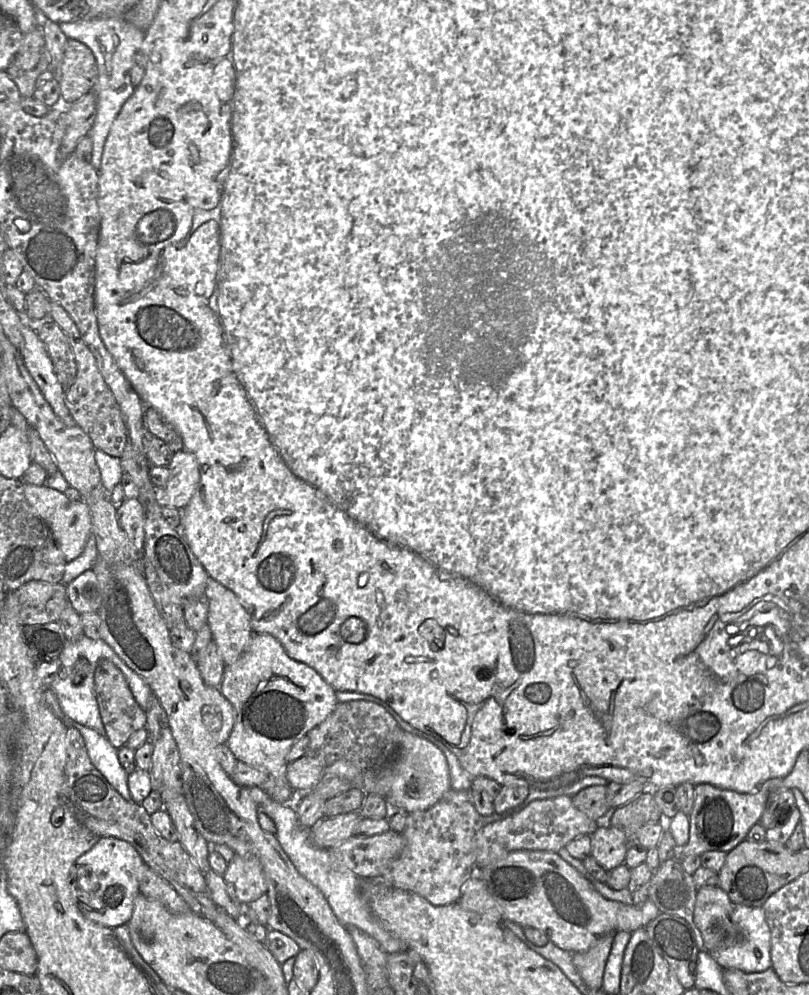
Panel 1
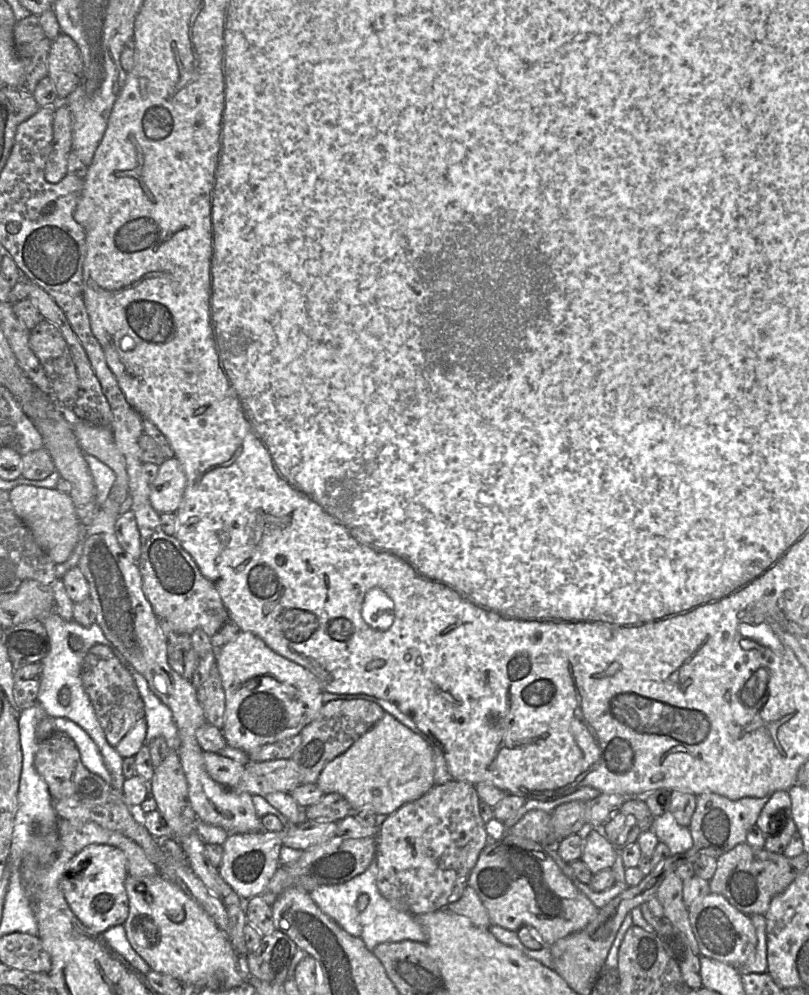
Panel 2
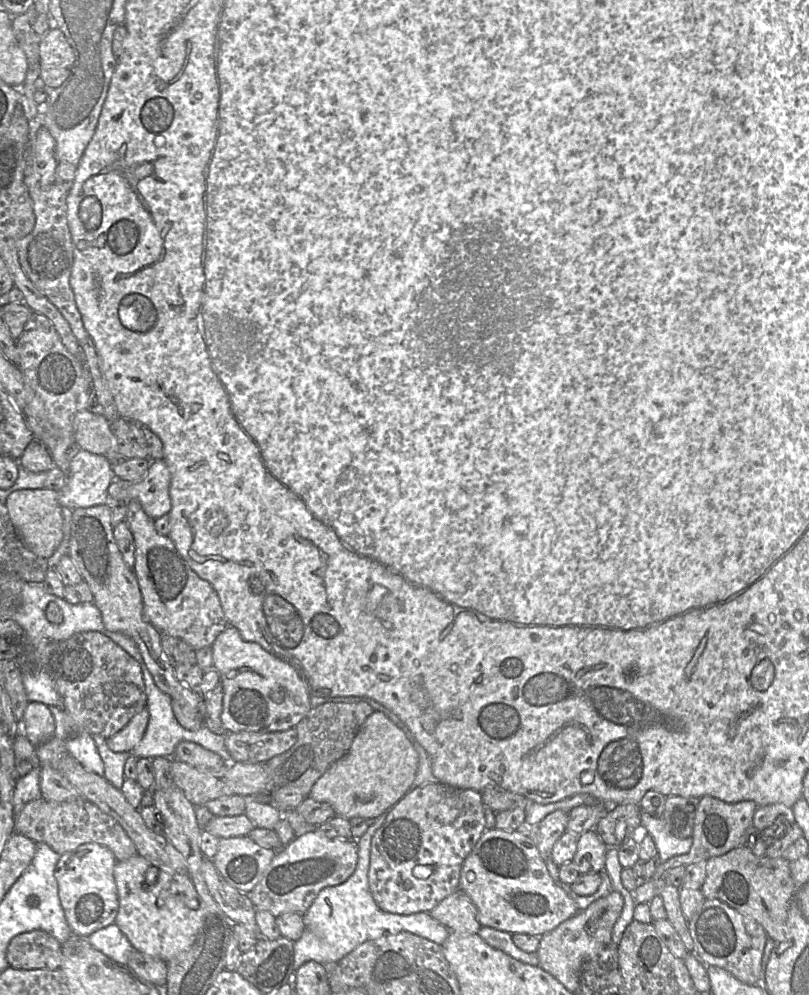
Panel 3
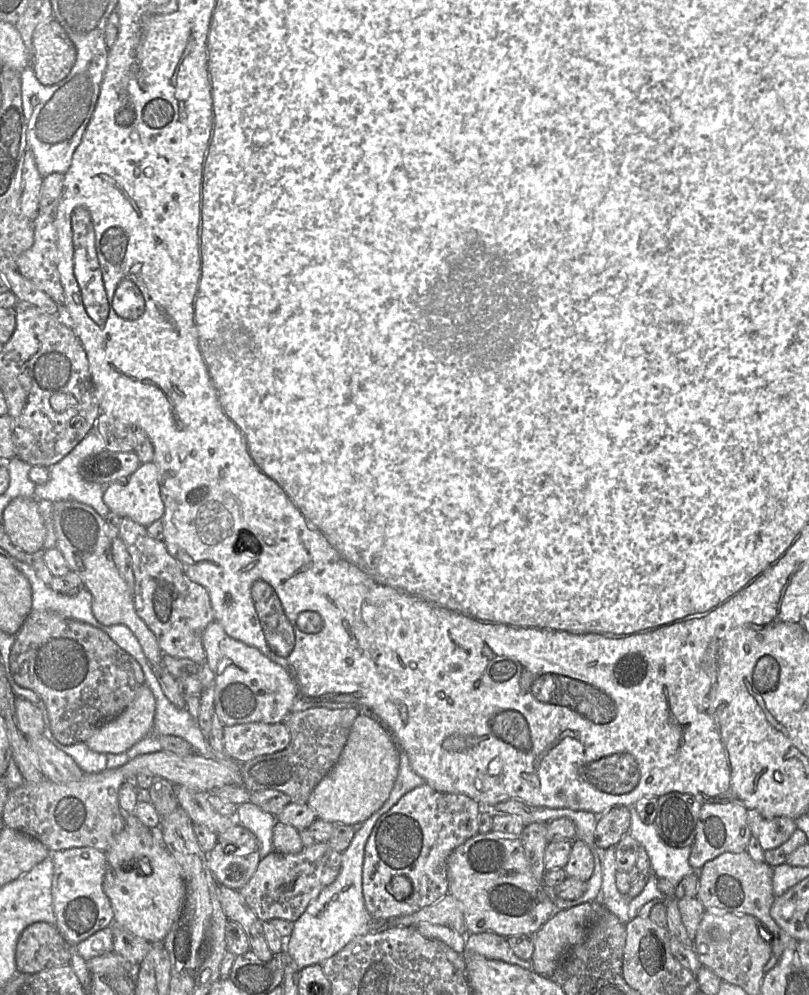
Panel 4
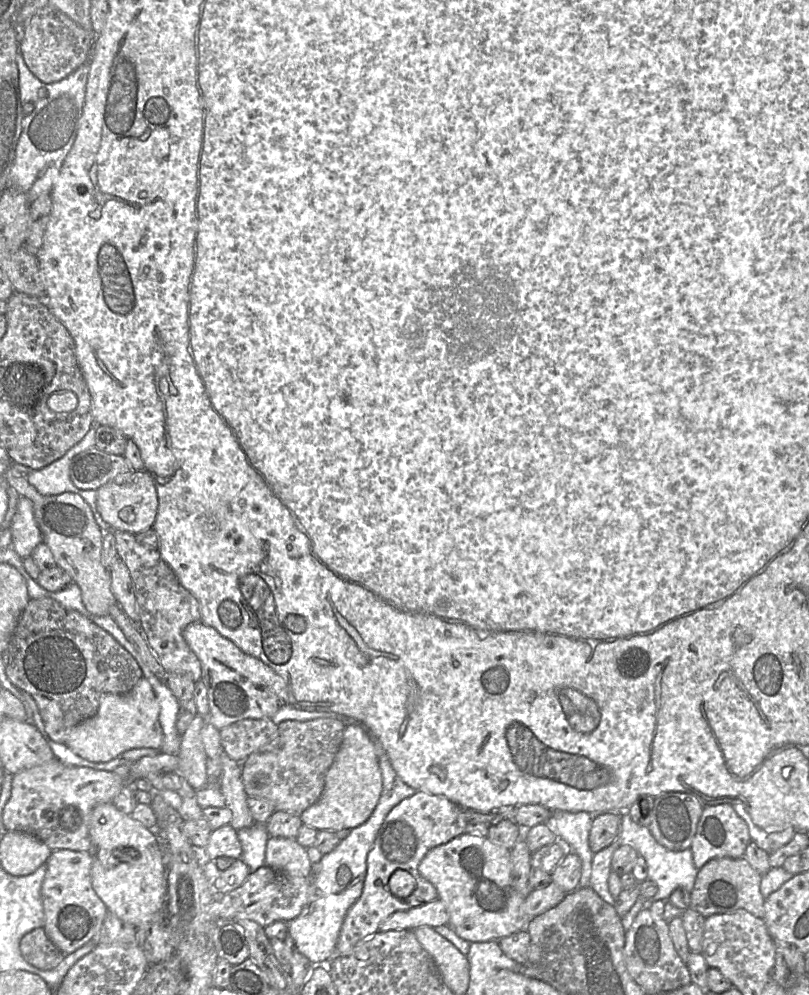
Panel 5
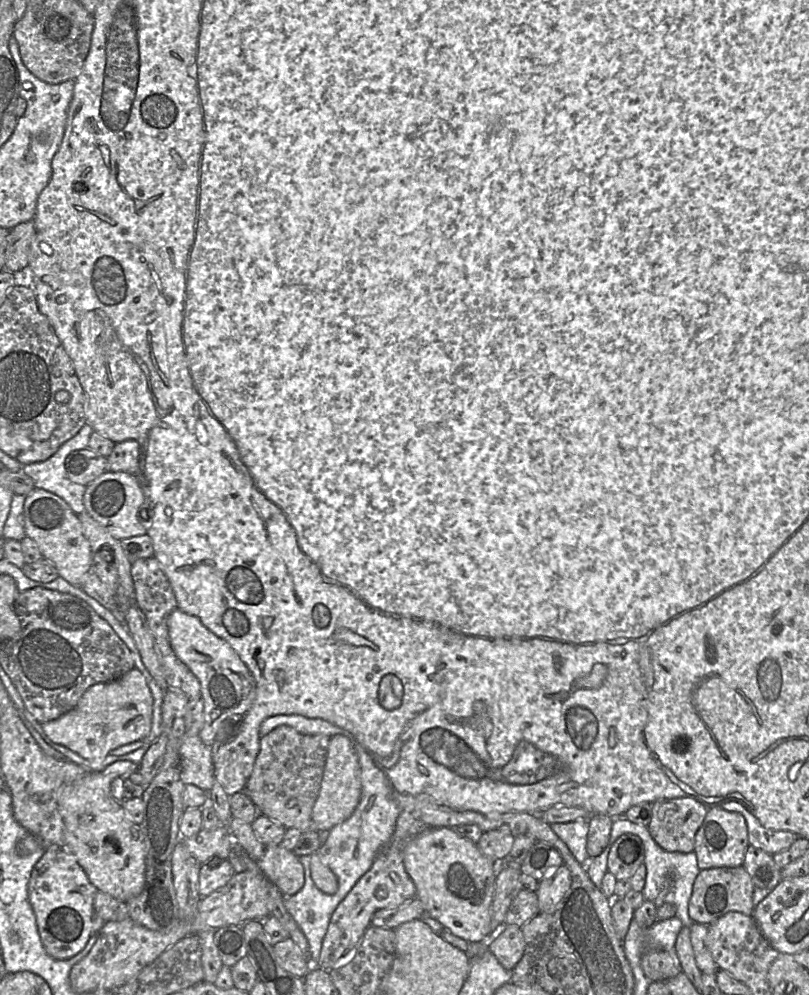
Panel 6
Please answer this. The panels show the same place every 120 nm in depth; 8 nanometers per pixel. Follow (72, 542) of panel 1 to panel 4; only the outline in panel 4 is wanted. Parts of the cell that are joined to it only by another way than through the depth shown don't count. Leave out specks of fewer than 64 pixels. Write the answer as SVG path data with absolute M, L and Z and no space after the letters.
M17 497L3 512L2 523L12 544L33 554L39 551L46 538L46 526L36 498Z

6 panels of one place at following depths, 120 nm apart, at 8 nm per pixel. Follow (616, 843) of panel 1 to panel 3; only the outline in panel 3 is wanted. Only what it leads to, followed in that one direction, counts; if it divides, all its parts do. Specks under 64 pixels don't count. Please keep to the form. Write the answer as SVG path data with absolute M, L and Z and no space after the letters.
M595 830L587 831L578 837L572 862L580 874L600 873L605 870L607 849Z

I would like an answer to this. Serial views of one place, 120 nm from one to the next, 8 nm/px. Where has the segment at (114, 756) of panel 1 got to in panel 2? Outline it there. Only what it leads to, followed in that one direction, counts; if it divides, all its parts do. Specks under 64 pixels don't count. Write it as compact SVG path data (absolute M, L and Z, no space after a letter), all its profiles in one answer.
M65 717L54 718L55 730L67 734L76 744L83 765L100 776L108 784L112 777L107 770L102 755L89 734L78 724Z

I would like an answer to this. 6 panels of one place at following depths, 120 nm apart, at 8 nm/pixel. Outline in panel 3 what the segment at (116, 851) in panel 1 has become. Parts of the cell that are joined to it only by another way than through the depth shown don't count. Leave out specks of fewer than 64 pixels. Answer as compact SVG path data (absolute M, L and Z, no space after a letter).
M85 843L60 855L55 877L65 919L73 933L88 937L115 923L118 895L113 871L116 862L109 848L96 843Z

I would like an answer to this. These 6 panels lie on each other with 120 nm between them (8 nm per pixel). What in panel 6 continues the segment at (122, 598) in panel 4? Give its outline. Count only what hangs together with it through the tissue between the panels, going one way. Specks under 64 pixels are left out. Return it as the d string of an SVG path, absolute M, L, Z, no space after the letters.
M38 488L25 496L23 513L25 534L37 543L43 558L55 565L59 577L81 587L83 576L90 571L93 552L77 514L62 498Z

